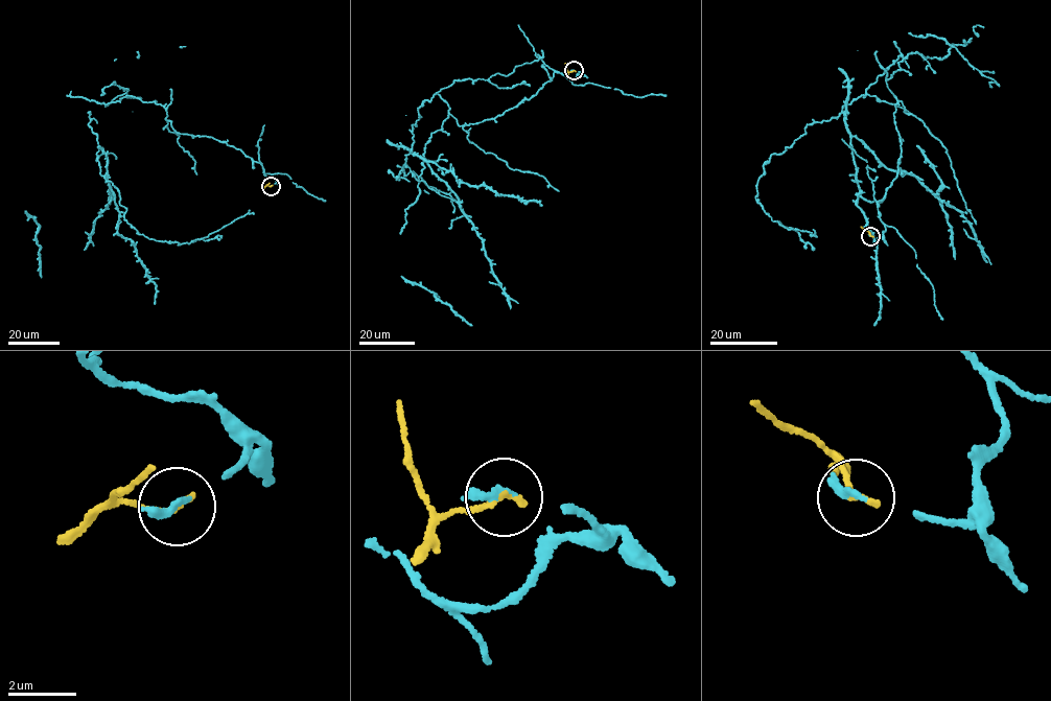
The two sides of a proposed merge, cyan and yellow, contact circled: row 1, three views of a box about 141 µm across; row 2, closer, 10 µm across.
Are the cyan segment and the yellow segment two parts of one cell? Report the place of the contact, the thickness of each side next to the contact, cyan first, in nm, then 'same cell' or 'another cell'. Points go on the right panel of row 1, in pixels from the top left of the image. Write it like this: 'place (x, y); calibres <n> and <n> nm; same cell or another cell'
place (870, 236); calibres 240 and 200 nm; another cell

